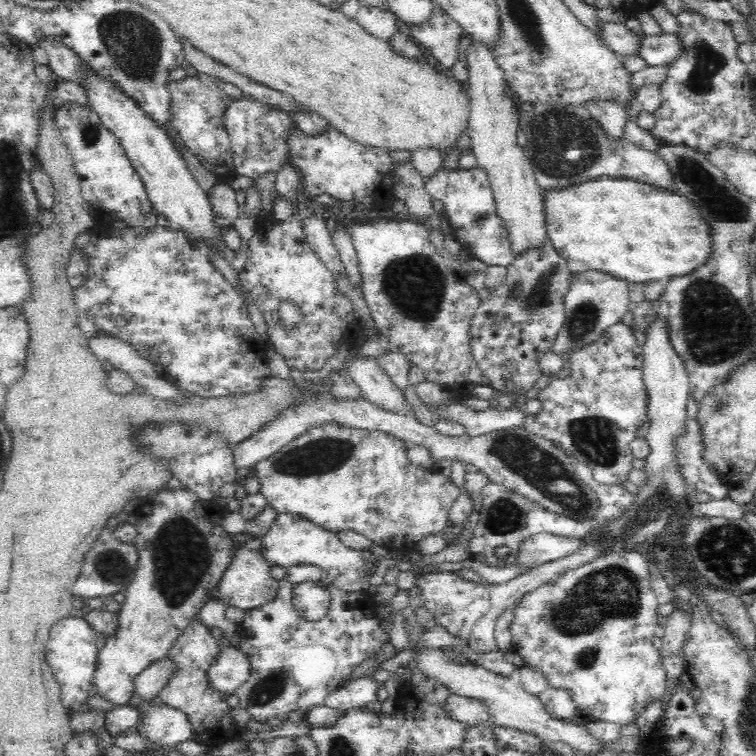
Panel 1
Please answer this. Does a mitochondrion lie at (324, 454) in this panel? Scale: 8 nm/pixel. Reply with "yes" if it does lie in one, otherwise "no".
yes

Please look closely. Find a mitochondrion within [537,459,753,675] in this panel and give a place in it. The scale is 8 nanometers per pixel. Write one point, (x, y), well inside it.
(613, 592)

